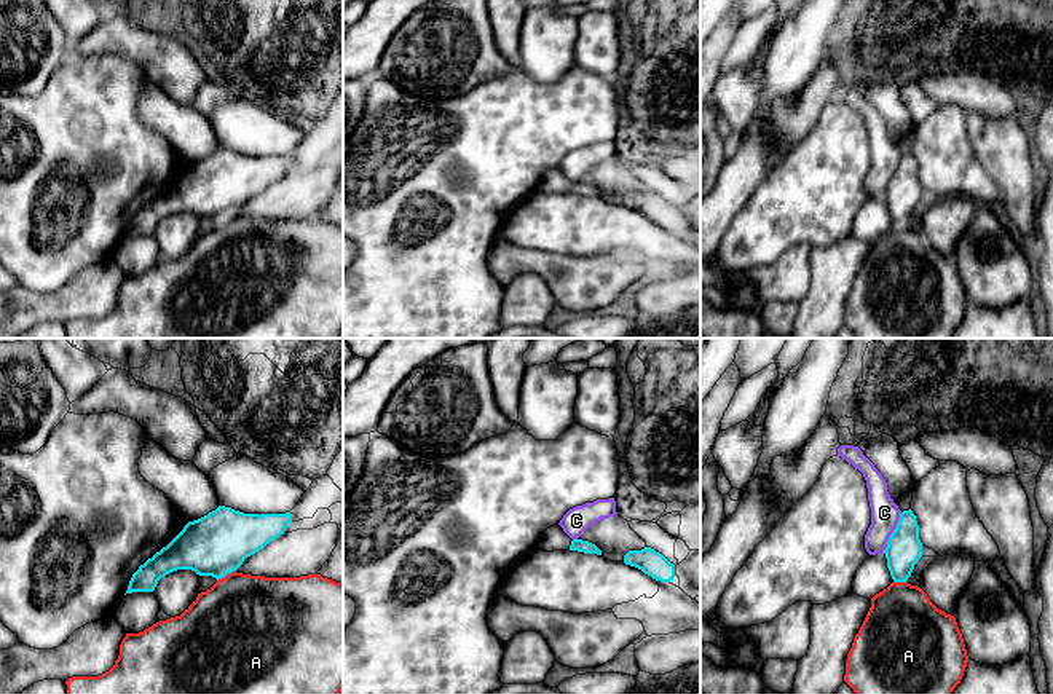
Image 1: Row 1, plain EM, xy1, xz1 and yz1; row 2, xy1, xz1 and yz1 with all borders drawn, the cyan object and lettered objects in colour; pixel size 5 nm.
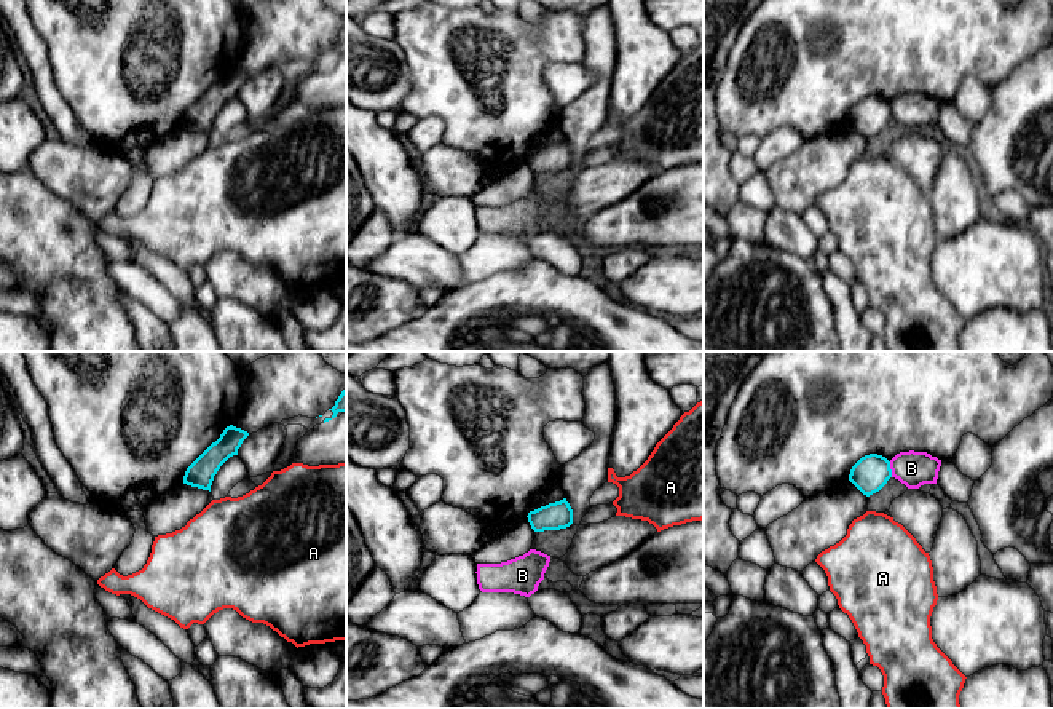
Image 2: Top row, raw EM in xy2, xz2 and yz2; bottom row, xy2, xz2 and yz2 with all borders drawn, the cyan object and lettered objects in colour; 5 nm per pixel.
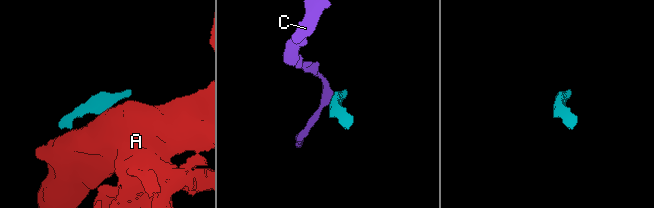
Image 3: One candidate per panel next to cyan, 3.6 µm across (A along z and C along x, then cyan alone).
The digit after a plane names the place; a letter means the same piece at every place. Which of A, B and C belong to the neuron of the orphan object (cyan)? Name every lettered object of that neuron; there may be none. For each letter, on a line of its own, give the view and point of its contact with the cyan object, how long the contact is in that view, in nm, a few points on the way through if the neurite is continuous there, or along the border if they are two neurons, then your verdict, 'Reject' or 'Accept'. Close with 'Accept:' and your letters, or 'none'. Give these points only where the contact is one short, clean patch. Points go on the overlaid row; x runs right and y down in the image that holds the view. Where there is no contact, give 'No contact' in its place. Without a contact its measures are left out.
A: Touches cyan at xy1 (225, 575). Shared border 110 nm. Boundary: xy1 (235, 570), (217, 581). Reject
B: Touches cyan at yz2 (891, 470). Shared border 80 nm. Reject
C: Touches cyan at yz1 (892, 533). Shared border 220 nm. Boundary: yz1 (902, 512), (883, 552). Reject
Accept: none

